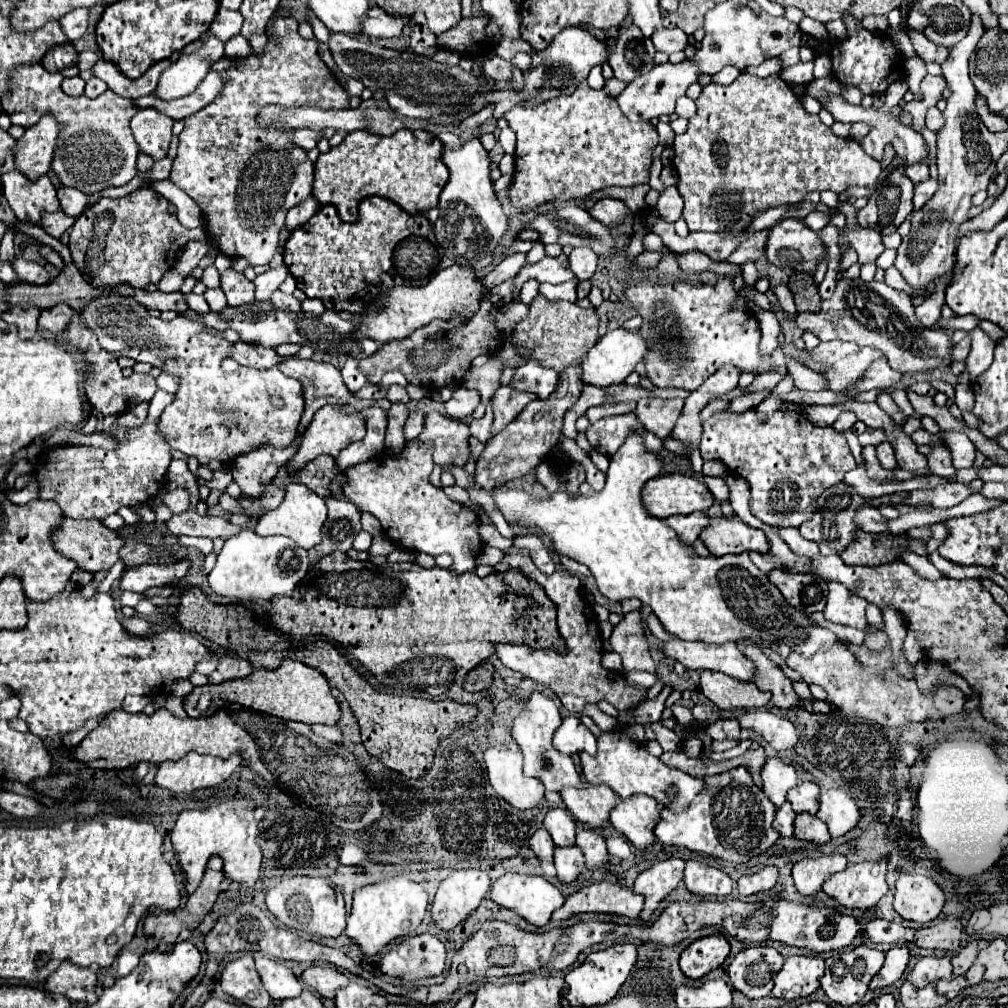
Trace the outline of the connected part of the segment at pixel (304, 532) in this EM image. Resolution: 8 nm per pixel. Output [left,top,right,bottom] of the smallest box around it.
[254,482,326,550]

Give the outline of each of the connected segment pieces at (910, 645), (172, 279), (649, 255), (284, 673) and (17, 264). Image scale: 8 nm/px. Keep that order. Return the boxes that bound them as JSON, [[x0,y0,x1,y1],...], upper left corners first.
[[903,631,925,667],[158,268,184,292],[634,252,660,268],[184,660,340,724],[10,256,50,284]]

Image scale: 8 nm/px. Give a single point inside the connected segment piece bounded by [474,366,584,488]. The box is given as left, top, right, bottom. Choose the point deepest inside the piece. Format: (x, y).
(523, 444)

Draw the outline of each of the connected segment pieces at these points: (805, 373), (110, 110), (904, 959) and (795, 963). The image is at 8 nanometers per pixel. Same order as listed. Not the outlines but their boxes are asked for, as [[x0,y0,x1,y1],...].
[[786,356,826,392],[2,64,138,194],[870,946,908,990],[772,954,824,1000]]

